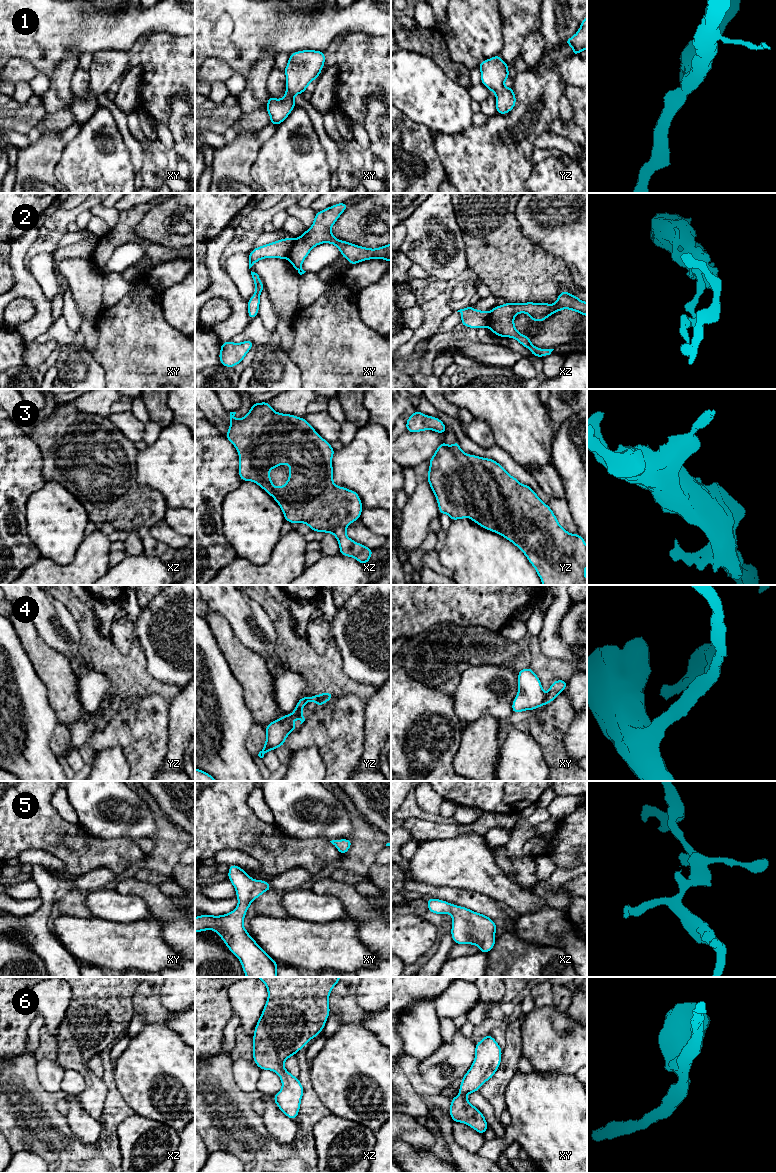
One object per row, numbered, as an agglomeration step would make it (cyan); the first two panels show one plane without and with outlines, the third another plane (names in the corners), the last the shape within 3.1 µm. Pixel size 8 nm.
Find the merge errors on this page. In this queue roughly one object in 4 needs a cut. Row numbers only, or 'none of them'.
2, 4

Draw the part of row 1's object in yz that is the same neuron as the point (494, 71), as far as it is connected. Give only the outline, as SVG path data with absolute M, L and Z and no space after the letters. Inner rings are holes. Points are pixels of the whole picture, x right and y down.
M497 54L482 61L478 68L481 71L481 83L496 96L496 113L507 114L516 105L516 96L512 87L505 87L504 82L509 78L508 63Z

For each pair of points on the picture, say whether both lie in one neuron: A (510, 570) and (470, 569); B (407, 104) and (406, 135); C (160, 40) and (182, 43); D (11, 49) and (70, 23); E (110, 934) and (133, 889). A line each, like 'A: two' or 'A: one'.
A: one
B: two
C: one
D: one
E: two

